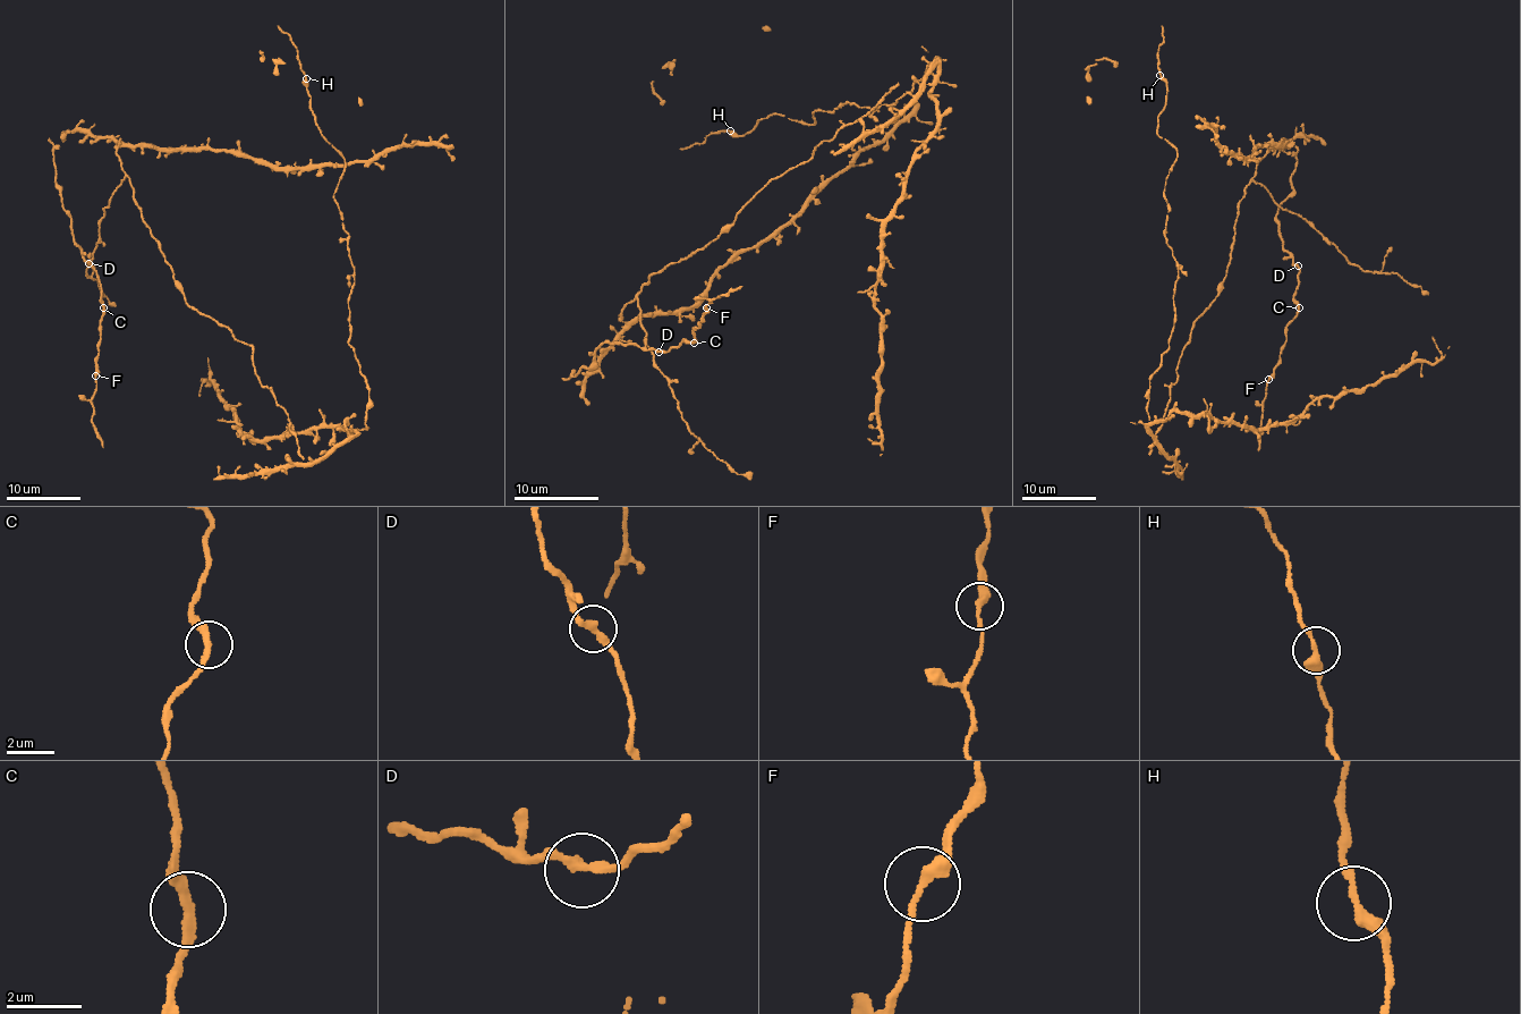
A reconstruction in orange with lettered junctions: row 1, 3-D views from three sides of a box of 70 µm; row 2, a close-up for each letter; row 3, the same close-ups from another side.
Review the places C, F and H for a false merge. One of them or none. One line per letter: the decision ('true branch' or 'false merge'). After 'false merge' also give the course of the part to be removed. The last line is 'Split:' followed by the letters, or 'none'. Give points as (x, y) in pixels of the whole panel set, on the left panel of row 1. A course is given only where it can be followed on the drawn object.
C: true branch
F: true branch
H: true branch
Split: none

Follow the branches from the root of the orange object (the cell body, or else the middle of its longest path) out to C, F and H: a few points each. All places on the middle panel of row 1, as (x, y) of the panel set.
C: (813, 154), (717, 238), (652, 276), (600, 364), (569, 379), (604, 343), (660, 352), (693, 343)
F: (813, 154), (717, 238), (652, 276), (600, 364), (569, 379), (604, 343), (660, 352), (695, 341), (706, 307)
H: (813, 154), (943, 59), (876, 111), (730, 131)

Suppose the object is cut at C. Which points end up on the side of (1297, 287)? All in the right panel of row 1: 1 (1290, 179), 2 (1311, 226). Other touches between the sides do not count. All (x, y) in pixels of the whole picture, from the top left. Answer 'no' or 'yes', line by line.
1: yes
2: no

